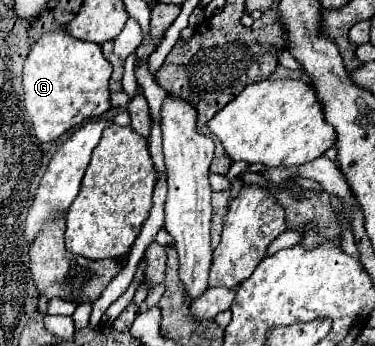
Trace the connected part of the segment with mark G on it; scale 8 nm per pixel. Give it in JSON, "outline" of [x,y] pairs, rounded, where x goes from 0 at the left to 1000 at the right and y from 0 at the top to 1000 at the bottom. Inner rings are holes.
{"outline":[[[147,90],[115,101],[88,142],[77,147],[61,194],[61,292],[72,332],[88,350],[93,396],[104,408],[136,413],[152,396],[163,396],[173,379],[264,338],[280,327],[296,298],[291,298],[291,223],[296,223],[296,182],[275,165],[269,136],[259,124],[232,124],[232,118],[205,118],[184,107],[173,90]]]}

